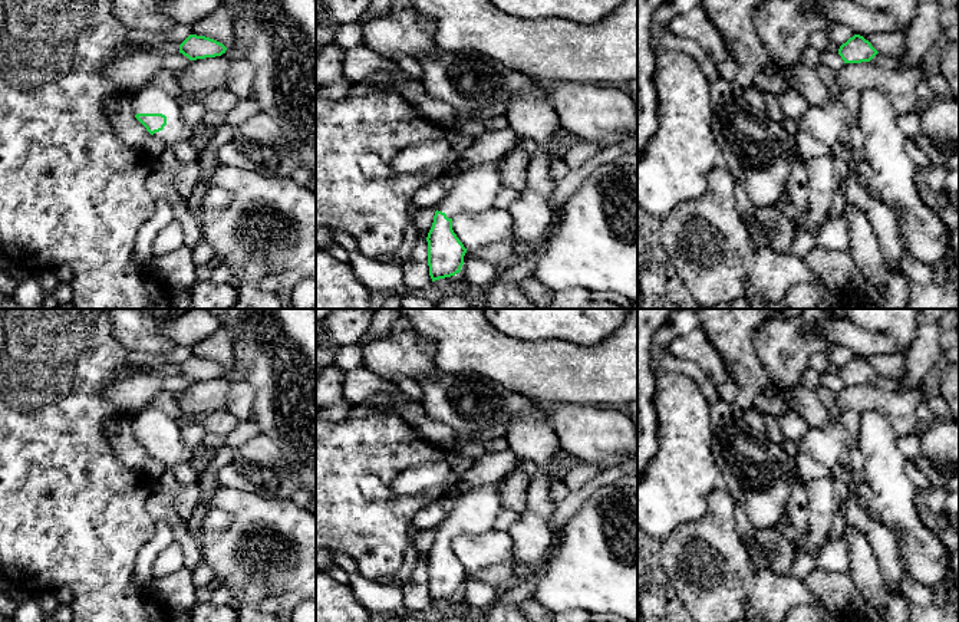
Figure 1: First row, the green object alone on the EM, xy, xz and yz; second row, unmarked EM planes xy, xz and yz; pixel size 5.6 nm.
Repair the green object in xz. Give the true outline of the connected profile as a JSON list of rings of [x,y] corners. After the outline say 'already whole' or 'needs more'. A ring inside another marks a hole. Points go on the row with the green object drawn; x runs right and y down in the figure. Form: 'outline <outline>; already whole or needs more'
outline [[[500,159],[461,172],[436,205],[428,233],[428,266],[432,282],[461,271],[467,249],[452,230],[452,217],[492,207],[501,188]]]; needs more

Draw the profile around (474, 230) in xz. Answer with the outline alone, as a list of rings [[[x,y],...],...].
[[[488,208],[452,217],[452,230],[467,250],[477,250],[507,240],[513,234],[508,210]]]

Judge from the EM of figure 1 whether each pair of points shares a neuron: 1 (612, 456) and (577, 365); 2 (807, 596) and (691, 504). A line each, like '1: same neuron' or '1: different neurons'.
1: different neurons
2: different neurons

